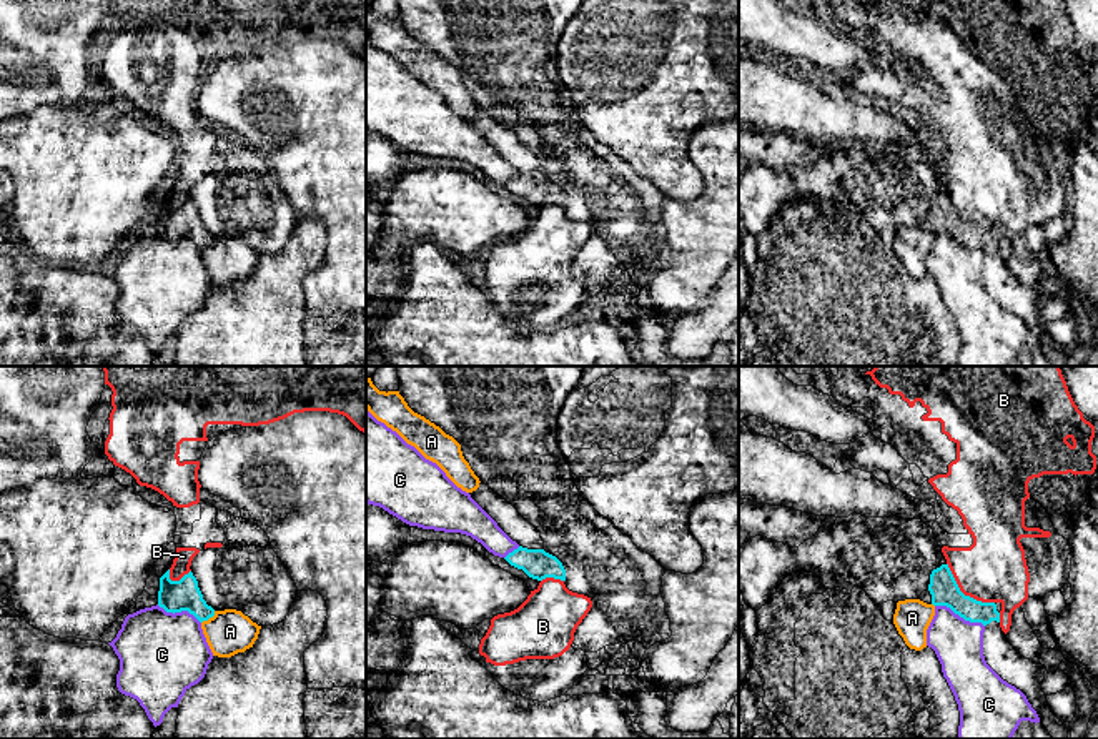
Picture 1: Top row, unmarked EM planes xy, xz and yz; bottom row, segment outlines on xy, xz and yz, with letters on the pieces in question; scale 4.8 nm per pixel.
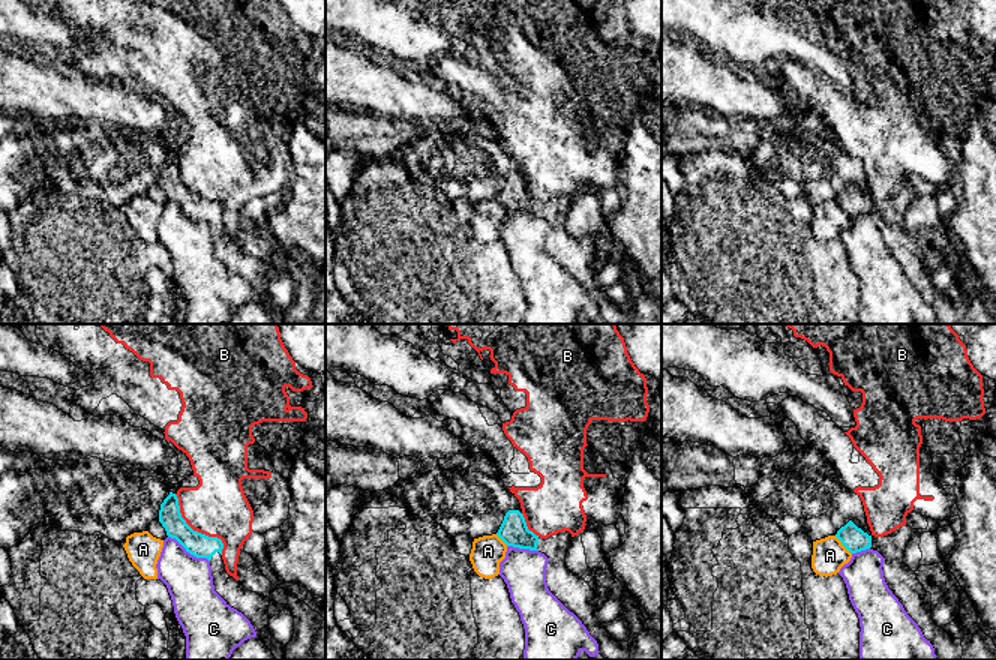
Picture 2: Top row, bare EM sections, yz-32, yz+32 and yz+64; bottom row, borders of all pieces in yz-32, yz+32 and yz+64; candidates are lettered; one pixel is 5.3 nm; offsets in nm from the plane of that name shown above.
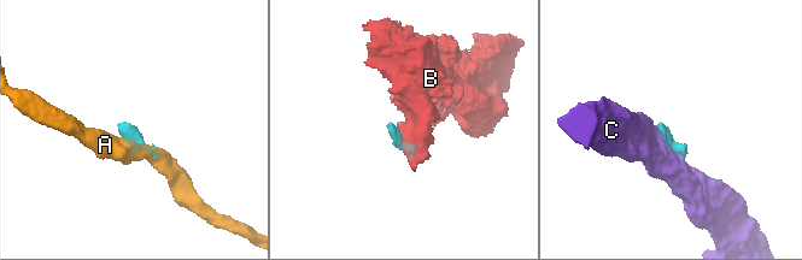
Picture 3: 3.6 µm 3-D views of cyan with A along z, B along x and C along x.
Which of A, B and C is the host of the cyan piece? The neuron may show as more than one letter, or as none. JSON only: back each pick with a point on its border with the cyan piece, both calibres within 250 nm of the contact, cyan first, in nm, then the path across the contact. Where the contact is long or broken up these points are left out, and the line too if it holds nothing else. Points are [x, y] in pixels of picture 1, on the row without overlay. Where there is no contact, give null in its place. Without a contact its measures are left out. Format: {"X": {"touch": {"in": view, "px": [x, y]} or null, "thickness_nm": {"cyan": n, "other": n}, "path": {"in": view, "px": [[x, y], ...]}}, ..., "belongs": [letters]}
{"belongs": []}

